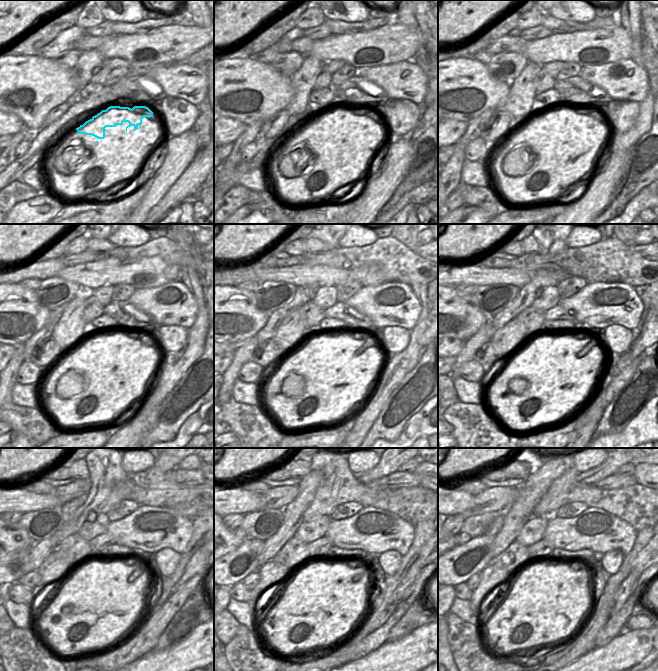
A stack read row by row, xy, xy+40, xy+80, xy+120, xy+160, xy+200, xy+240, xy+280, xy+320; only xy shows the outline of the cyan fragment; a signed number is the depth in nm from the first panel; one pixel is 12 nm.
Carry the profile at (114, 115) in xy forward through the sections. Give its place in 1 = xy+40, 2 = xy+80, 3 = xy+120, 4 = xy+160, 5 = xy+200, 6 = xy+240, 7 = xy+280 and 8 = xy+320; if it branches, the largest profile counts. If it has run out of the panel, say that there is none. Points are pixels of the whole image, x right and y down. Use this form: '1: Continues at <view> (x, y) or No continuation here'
1: Continues at xy+40 (320, 124)
2: Continues at xy+80 (544, 124)
3: Continues at xy+120 (97, 346)
4: Continues at xy+160 (321, 346)
5: Continues at xy+200 (545, 346)
6: Continues at xy+240 (96, 571)
7: Continues at xy+280 (320, 572)
8: Continues at xy+320 (543, 571)

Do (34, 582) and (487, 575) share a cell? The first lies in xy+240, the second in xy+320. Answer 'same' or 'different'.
different

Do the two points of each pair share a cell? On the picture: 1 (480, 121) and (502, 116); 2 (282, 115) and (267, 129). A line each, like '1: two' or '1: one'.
1: two
2: one

